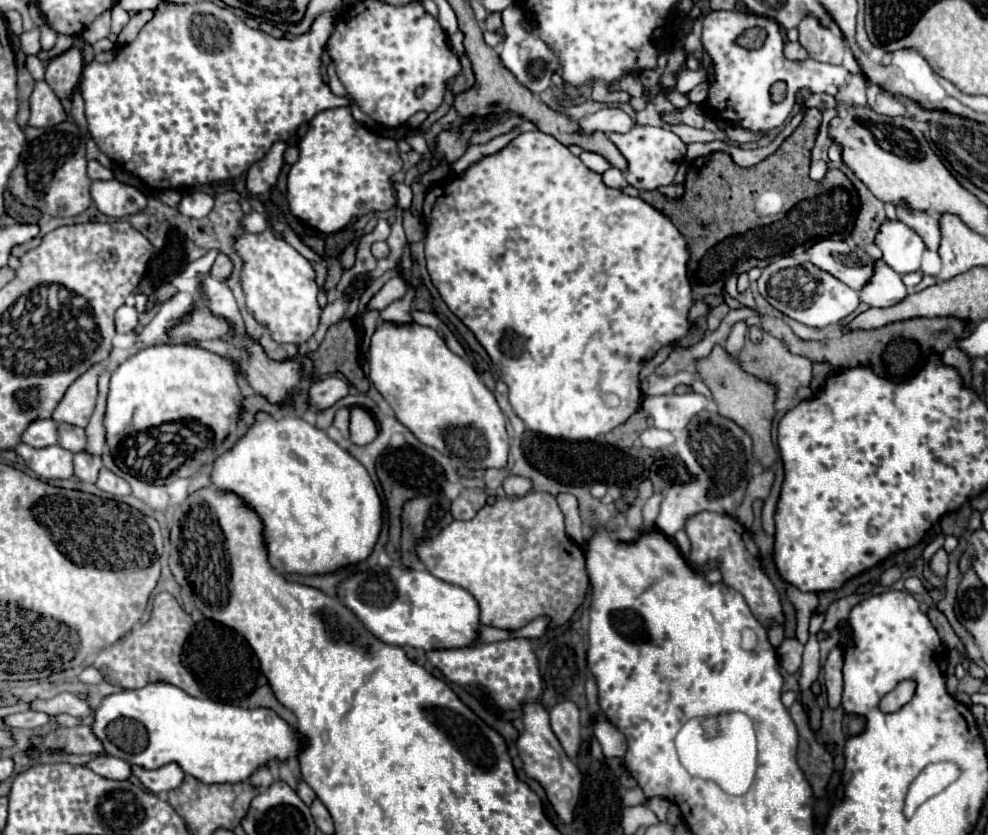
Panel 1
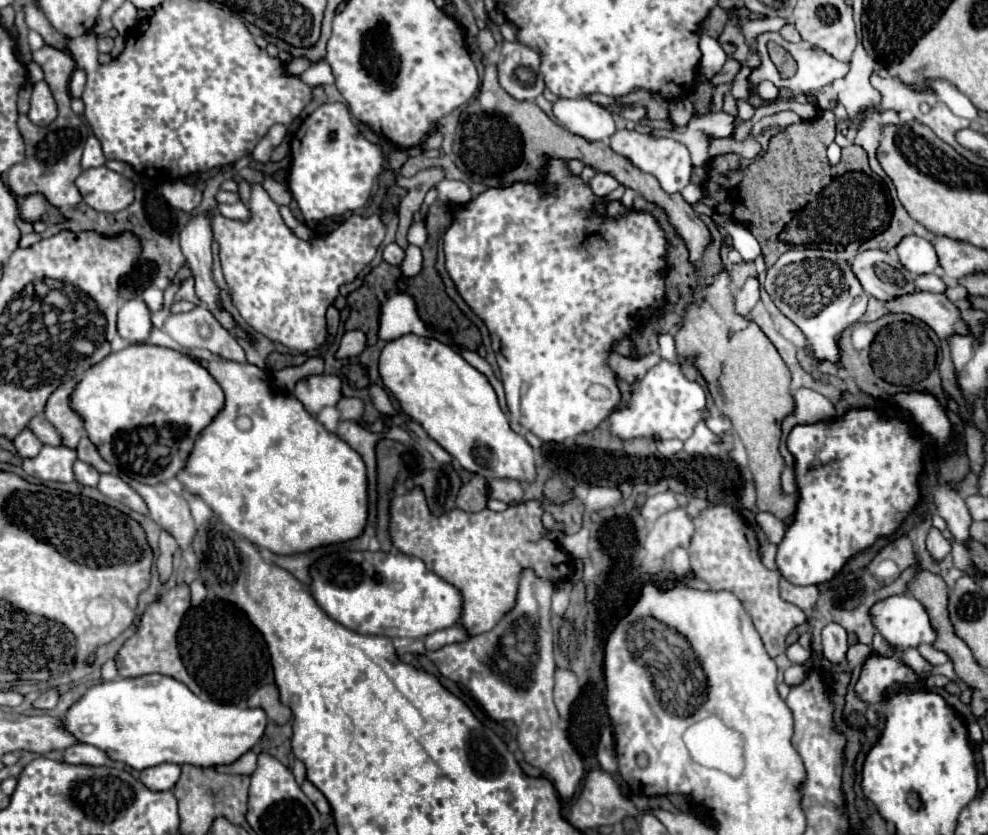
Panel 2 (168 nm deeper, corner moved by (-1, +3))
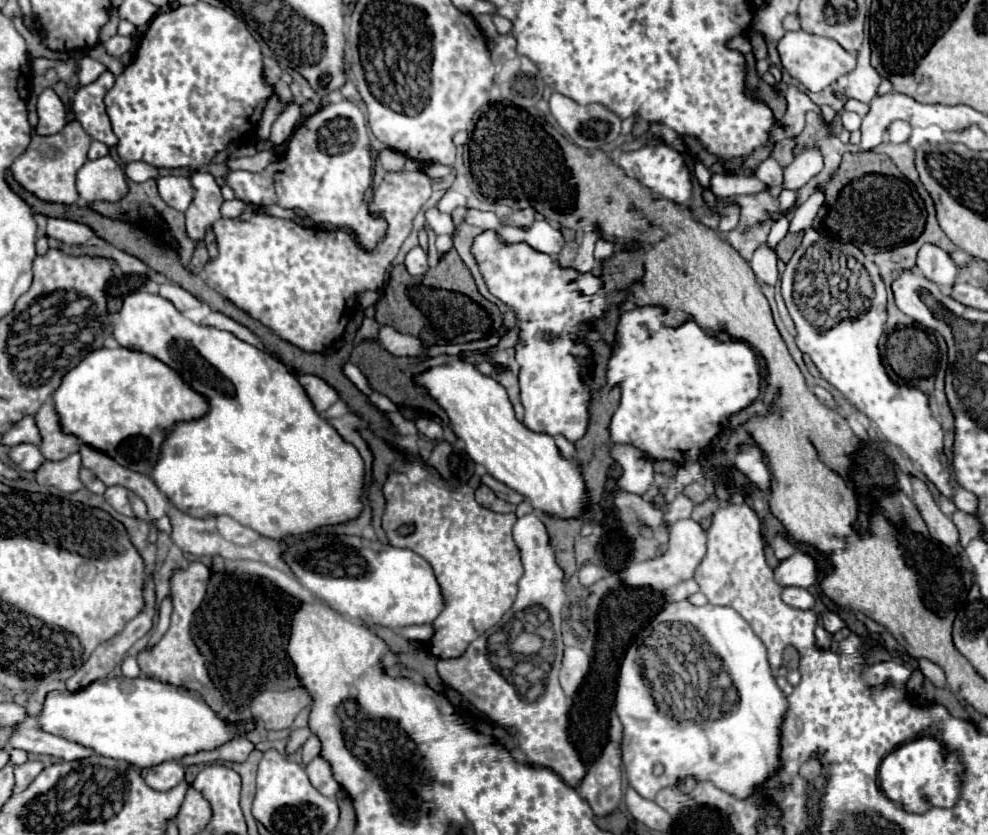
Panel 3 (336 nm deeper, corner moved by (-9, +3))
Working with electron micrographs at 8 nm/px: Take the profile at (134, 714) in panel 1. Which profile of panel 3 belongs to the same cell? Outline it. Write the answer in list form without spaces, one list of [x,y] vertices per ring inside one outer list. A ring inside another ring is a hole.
[[[142,676],[96,680],[74,694],[64,688],[50,692],[40,714],[44,732],[74,740],[104,758],[126,760],[138,768],[152,768],[166,760],[220,748],[234,736],[252,732],[254,726],[254,720],[222,720],[196,690]]]

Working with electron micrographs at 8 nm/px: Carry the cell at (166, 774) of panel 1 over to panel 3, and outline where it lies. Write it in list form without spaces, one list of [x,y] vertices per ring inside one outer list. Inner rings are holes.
[[[170,760],[166,764],[158,764],[154,768],[148,770],[146,774],[146,784],[158,792],[166,792],[172,790],[174,786],[178,786],[184,780],[184,766]]]

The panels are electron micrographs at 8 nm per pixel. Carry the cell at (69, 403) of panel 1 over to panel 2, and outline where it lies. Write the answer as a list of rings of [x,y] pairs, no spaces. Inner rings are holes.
[[[70,380],[58,386],[50,394],[44,408],[46,420],[54,424],[54,428],[58,428],[58,434],[62,436],[62,446],[68,446],[68,448],[76,448],[80,438],[84,436],[84,422],[74,410],[70,410],[70,404],[68,404],[68,396],[74,390],[74,386],[76,386],[76,380]]]

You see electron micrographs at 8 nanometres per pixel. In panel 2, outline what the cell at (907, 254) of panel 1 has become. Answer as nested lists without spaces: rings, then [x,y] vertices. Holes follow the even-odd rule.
[[[906,236],[896,250],[904,268],[916,276],[930,274],[934,272],[934,268],[938,268],[938,256],[934,246],[920,236]]]

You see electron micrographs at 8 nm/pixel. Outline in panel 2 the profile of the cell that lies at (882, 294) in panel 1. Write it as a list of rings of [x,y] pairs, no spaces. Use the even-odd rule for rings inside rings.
[[[918,290],[916,294],[900,296],[892,302],[886,302],[886,308],[892,312],[906,312],[926,322],[942,340],[946,340],[952,334],[968,332],[958,308],[944,294],[930,294]]]

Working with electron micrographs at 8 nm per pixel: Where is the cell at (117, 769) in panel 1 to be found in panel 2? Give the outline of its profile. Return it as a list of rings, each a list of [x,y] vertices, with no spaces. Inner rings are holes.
[[[72,744],[62,754],[64,762],[68,764],[90,764],[90,766],[112,764],[112,760],[108,760],[104,752],[98,752],[98,748],[90,748],[90,744]]]

